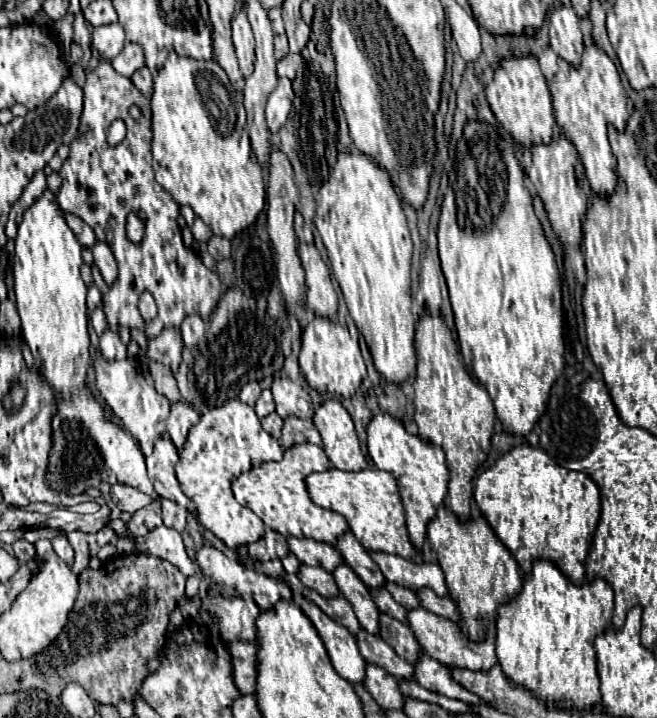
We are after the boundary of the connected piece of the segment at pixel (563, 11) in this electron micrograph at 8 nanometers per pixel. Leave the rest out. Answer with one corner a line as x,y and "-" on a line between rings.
557,7
549,15
549,43
551,49
569,61
571,65
577,65
581,61
583,51
583,39
579,29
579,17
573,11
573,7

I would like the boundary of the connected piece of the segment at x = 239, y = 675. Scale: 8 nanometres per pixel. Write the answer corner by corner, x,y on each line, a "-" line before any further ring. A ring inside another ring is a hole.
231,643
229,653
233,657
233,677
237,689
243,695
257,691
257,643

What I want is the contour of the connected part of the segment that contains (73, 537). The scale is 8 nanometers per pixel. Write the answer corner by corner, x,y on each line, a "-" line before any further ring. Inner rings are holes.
103,527
97,533
79,533
79,531
73,531
73,533
67,535
69,543
75,549
75,563
71,567
75,575
81,575
87,569
89,553
99,551
99,547
103,545
103,541
99,537
113,537
113,541
115,541
115,531
109,529
109,527

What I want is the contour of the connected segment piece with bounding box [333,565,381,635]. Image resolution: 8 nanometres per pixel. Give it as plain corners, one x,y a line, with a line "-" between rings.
339,565
333,571
333,577
339,585
341,595
351,603
353,611
357,613
361,627
367,633
377,635
381,629
381,619
379,619
381,613
379,613
379,609
377,609
377,605
369,593
369,589
365,587
365,583
351,571
349,565

